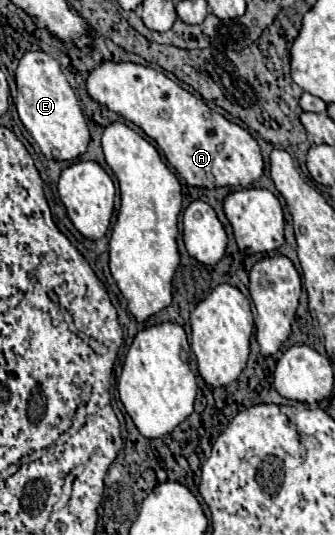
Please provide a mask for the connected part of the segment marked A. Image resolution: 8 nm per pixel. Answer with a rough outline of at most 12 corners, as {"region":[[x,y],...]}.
{"region":[[104,62],[96,102],[156,140],[188,186],[248,188],[252,134],[166,74]]}

